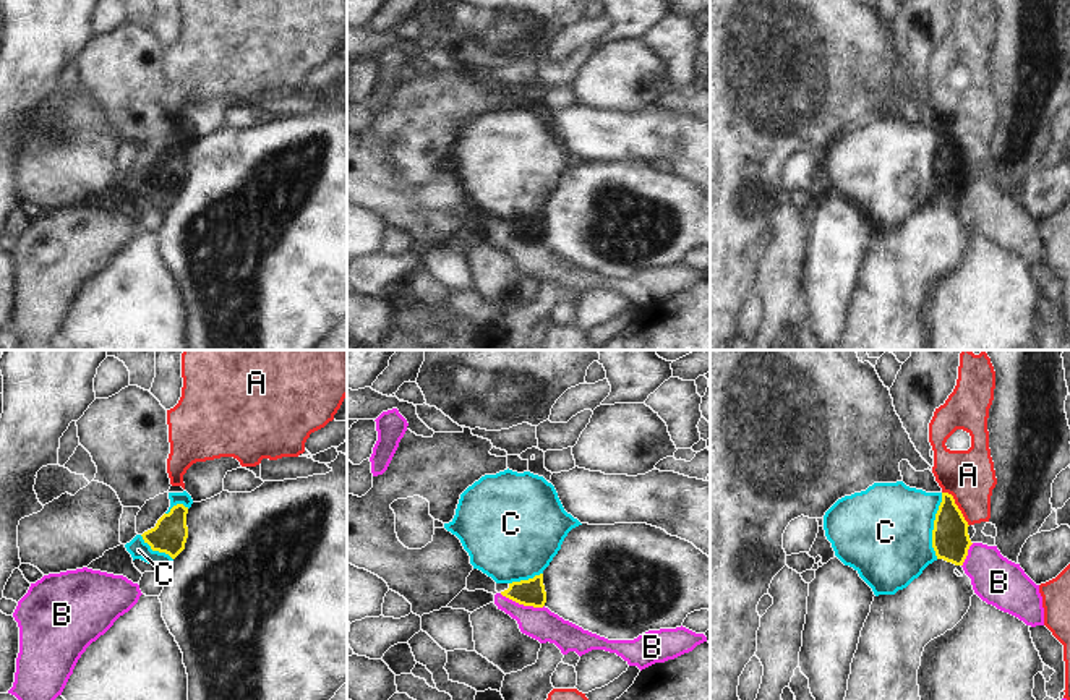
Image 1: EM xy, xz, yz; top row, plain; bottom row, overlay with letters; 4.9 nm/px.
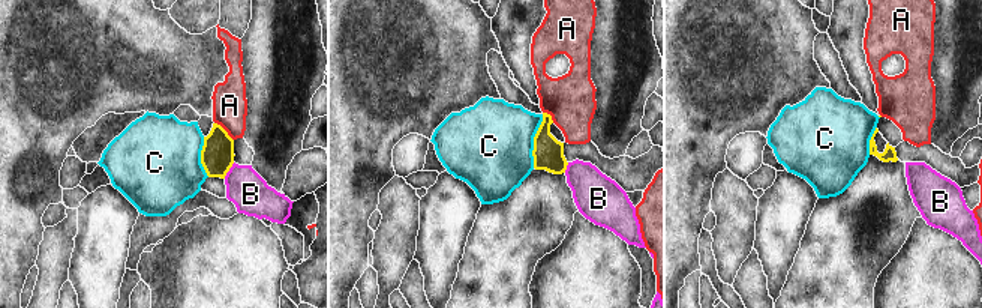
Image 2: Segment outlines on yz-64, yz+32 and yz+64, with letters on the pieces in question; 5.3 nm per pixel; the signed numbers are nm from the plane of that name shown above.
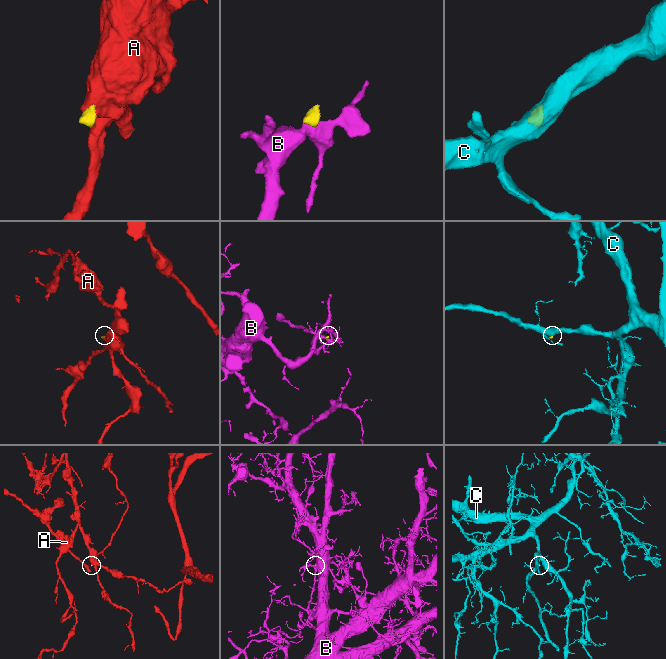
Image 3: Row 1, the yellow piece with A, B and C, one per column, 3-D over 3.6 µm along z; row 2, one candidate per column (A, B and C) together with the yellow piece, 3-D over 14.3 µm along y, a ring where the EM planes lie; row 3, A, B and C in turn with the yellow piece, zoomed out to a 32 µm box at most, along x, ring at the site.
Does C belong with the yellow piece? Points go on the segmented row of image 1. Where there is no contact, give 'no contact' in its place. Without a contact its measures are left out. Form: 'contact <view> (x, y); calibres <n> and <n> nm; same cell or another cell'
contact yz (934, 525); calibres 190 and 460 nm; same cell

